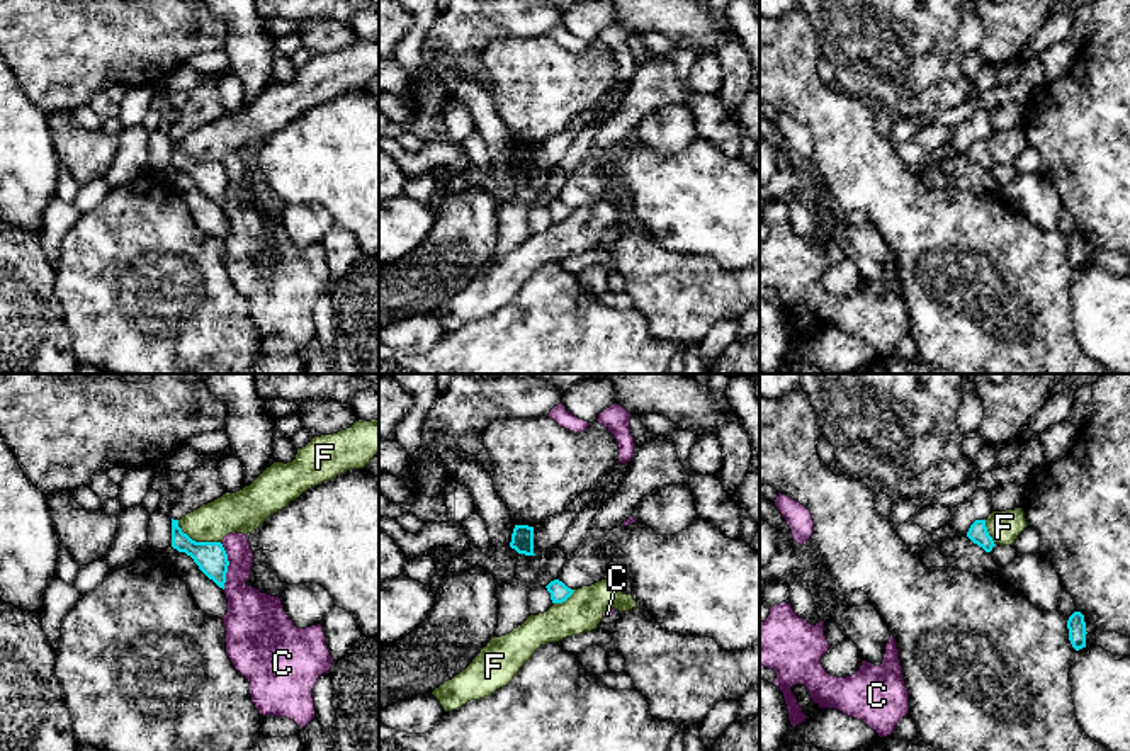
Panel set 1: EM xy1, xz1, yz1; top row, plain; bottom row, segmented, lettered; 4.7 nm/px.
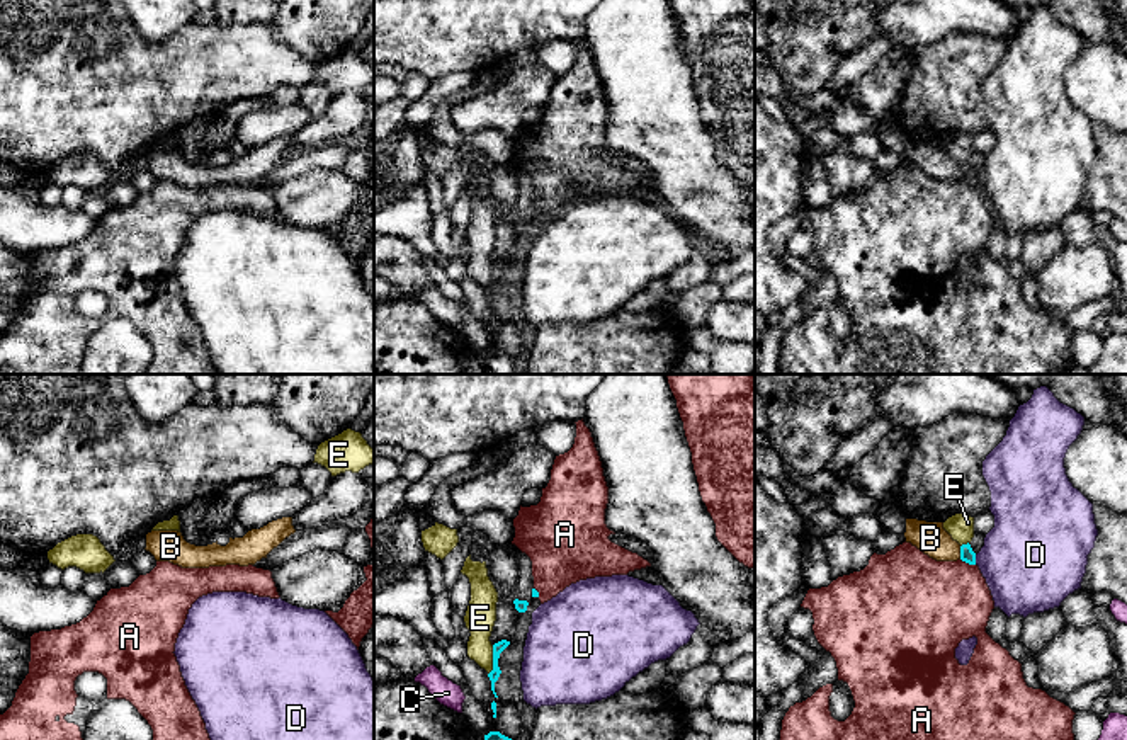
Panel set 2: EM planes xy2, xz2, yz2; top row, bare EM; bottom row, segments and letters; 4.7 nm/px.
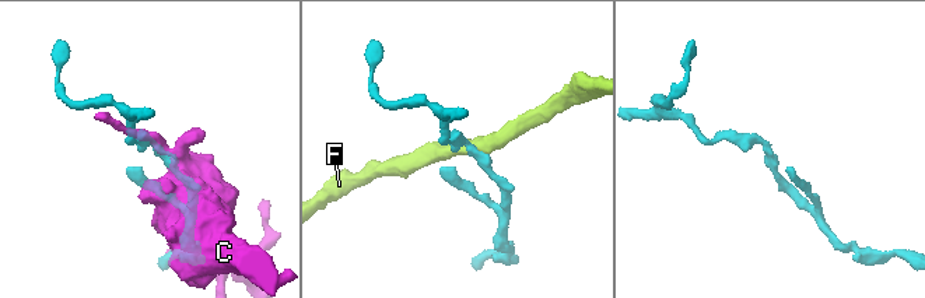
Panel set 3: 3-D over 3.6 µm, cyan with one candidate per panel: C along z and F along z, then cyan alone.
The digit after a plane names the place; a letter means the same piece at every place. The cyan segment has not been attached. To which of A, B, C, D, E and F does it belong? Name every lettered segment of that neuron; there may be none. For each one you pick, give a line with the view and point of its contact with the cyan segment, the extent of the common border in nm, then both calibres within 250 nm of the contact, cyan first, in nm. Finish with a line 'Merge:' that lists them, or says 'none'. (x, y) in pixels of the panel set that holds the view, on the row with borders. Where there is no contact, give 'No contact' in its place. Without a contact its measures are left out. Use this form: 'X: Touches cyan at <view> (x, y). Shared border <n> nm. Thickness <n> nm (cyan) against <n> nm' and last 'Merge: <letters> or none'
B: Touches cyan at yz2 (961, 553). Shared border 60 nm. Thickness 70 nm (cyan) against 150 nm
Merge: B

